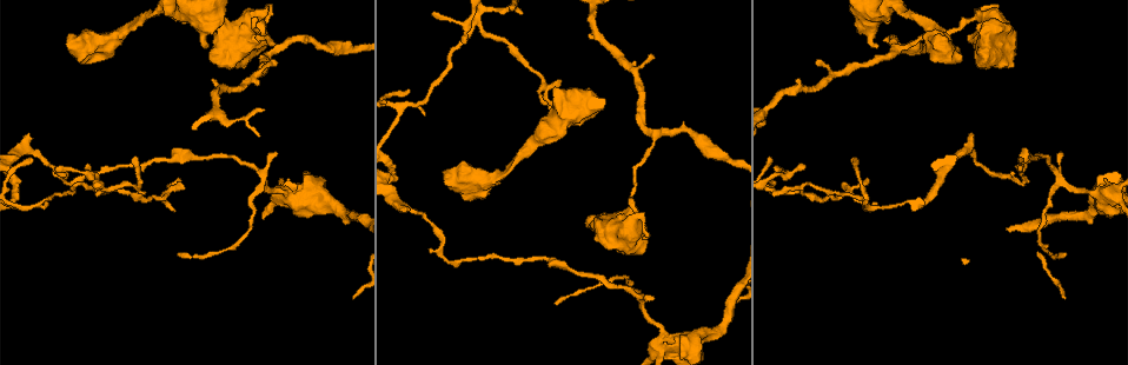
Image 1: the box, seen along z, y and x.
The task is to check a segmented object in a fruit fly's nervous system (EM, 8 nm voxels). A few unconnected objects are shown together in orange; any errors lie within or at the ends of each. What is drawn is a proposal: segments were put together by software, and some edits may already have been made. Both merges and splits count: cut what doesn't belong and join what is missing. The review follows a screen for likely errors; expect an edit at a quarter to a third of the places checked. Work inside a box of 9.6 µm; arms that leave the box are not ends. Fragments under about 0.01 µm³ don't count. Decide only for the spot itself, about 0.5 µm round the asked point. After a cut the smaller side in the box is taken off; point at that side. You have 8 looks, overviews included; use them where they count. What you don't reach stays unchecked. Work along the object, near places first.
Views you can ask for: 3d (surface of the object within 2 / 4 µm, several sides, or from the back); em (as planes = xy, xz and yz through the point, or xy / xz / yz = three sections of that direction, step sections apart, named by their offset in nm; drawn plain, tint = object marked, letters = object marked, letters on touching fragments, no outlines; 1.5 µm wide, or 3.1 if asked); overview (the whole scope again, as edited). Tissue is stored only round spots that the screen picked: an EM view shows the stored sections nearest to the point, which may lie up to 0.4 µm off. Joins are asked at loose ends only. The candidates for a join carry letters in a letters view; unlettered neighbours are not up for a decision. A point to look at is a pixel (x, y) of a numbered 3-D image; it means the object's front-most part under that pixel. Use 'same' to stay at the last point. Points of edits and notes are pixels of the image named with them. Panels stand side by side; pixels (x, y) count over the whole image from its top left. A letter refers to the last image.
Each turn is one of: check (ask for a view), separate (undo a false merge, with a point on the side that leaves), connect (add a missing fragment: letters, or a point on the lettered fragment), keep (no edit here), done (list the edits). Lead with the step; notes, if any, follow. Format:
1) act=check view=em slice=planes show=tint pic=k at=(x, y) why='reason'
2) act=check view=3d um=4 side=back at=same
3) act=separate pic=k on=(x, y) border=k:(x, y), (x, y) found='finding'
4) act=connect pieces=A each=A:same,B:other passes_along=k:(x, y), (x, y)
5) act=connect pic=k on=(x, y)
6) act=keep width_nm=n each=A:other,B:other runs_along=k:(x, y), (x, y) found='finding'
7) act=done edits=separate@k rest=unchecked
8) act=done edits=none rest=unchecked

act=check view=em slice=planes show=letters pic=1 at=(483, 196) why='an open end'

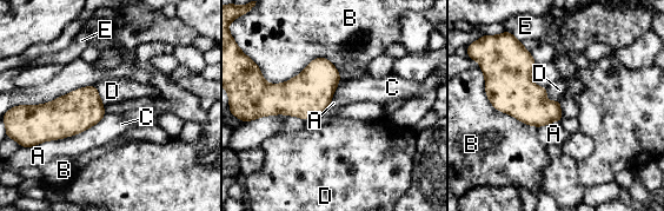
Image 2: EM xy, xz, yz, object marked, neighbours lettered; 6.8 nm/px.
act=keep each=A:other,B:other,C:other,D:other,E:other border=2:(546, 90), (546, 99), (560, 100) found='no lettered fragment goes on from it'

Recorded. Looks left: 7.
act=check view=em slice=yz step=4 show=letters pic=1 at=(206, 47) why='branch stops here'

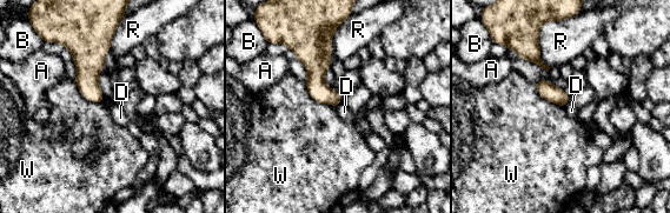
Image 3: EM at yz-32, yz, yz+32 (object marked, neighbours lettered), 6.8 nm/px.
act=check view=em slice=xz step=4 show=letters at=same

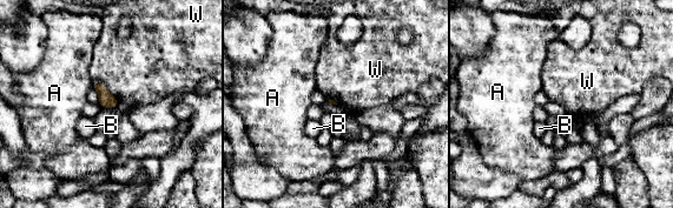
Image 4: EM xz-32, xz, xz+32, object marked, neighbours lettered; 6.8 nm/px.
act=keep each=A:other,B:other,W:other border=4:(93, 84), (100, 82), (118, 101) found='none of them fits'

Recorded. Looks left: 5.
act=check view=em slice=planes show=letters pic=1 at=(1003, 67) why='branch stops here'

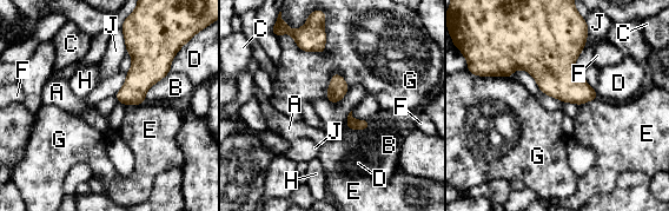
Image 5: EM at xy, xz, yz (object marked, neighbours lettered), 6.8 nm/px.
act=keep each=A:other,B:other,C:other,D:other,E:other,F:other,G:other,H:other,J:other border=5:(289, 34), (302, 50), (325, 52) found='no lettered fragment goes on from it'

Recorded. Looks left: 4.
act=done edits=none rest=unchecked

